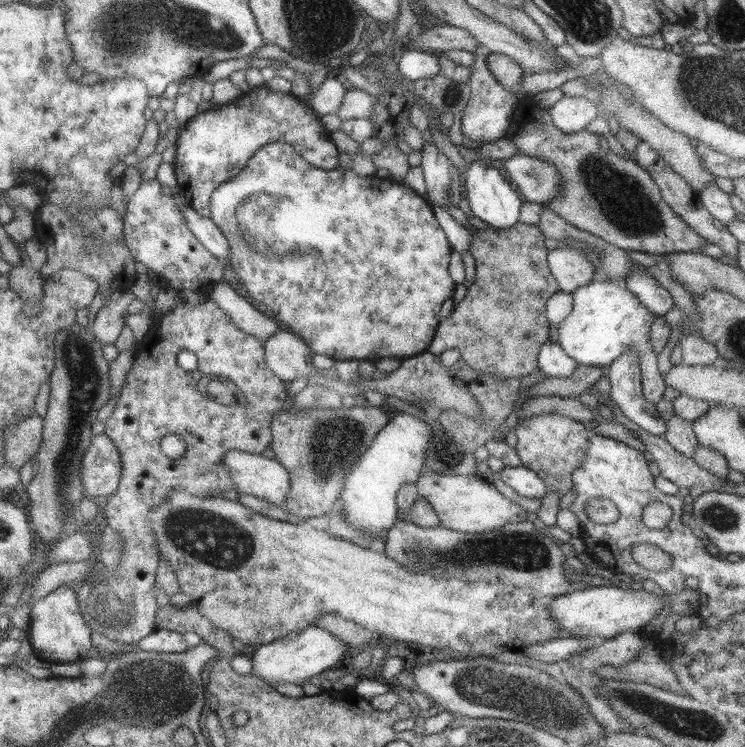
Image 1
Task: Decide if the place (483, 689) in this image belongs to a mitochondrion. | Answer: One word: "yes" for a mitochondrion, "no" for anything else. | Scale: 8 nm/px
yes

